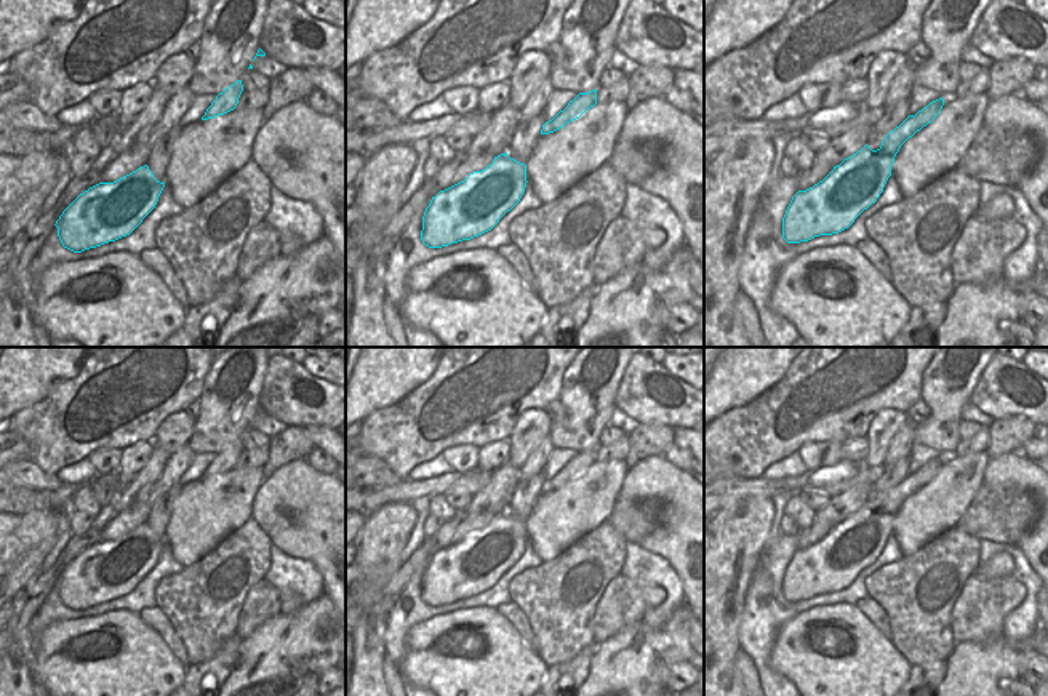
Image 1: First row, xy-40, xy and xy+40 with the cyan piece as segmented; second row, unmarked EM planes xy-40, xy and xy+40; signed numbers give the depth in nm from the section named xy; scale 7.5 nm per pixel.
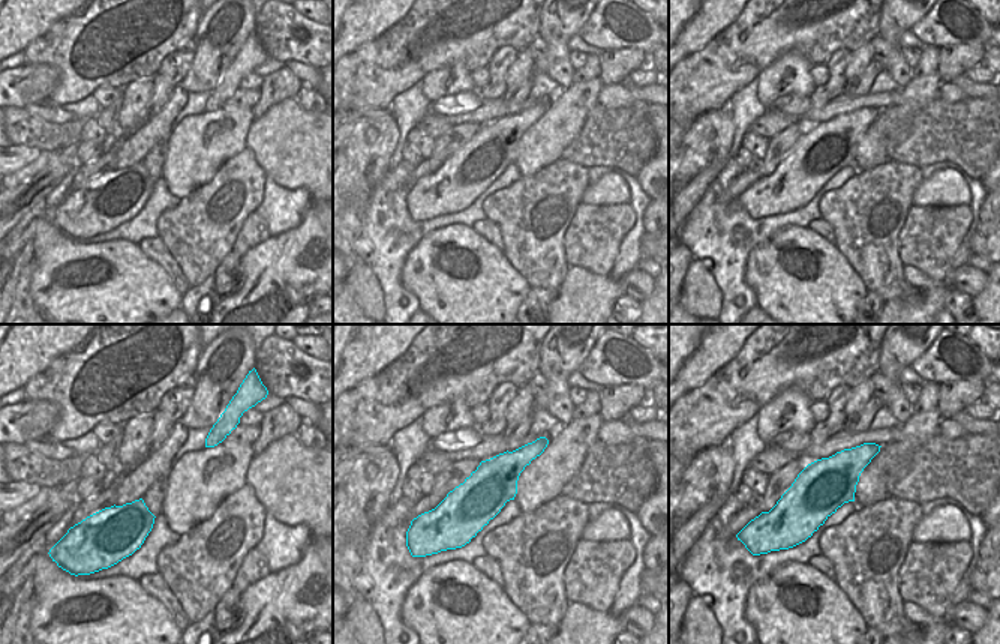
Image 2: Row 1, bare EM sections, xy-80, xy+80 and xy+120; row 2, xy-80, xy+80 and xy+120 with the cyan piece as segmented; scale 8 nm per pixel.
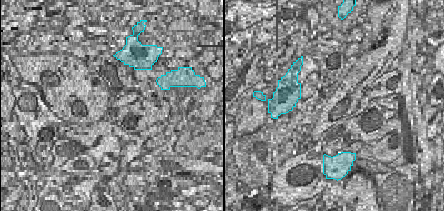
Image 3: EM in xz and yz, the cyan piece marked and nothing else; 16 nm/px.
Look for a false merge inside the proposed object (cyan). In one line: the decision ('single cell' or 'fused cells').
single cell

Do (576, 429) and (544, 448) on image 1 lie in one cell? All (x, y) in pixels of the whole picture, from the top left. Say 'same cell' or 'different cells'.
different cells

